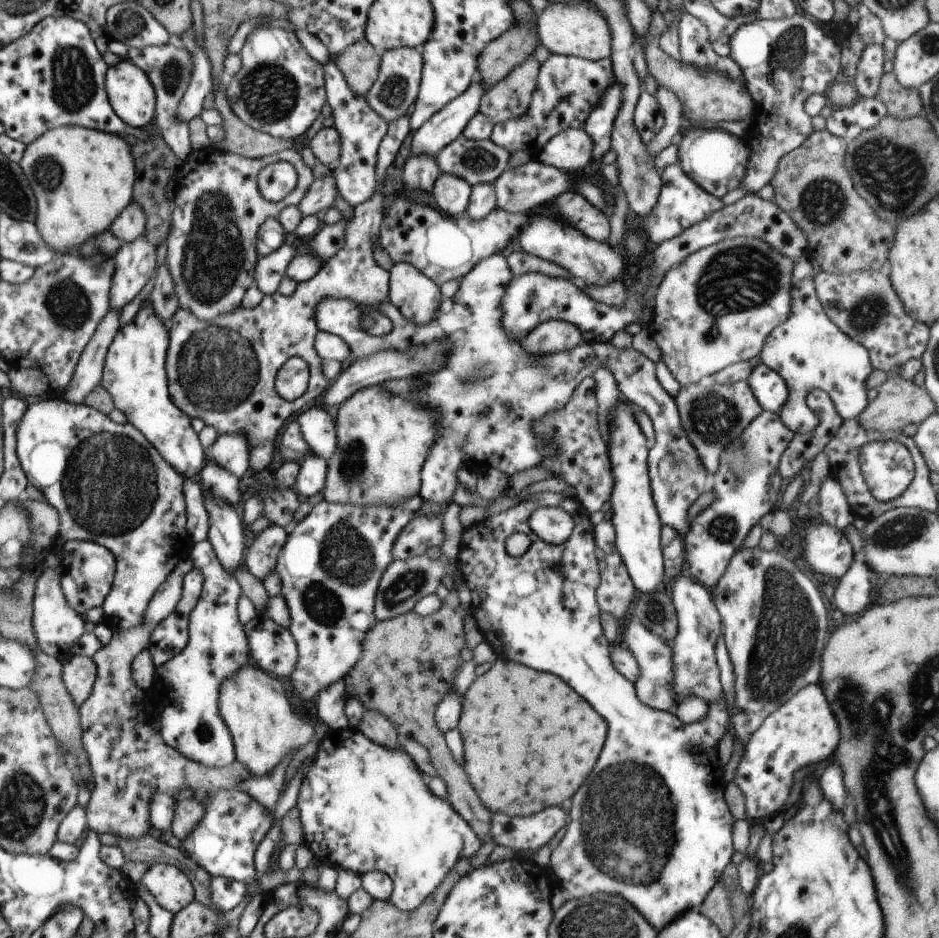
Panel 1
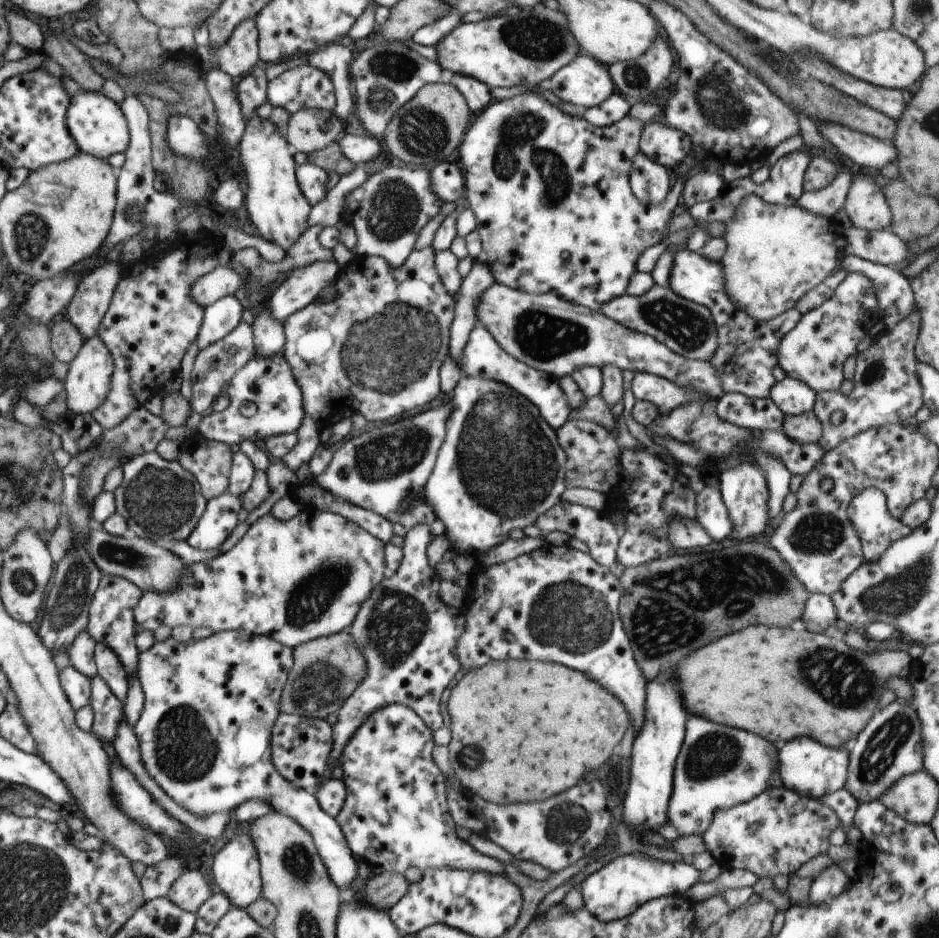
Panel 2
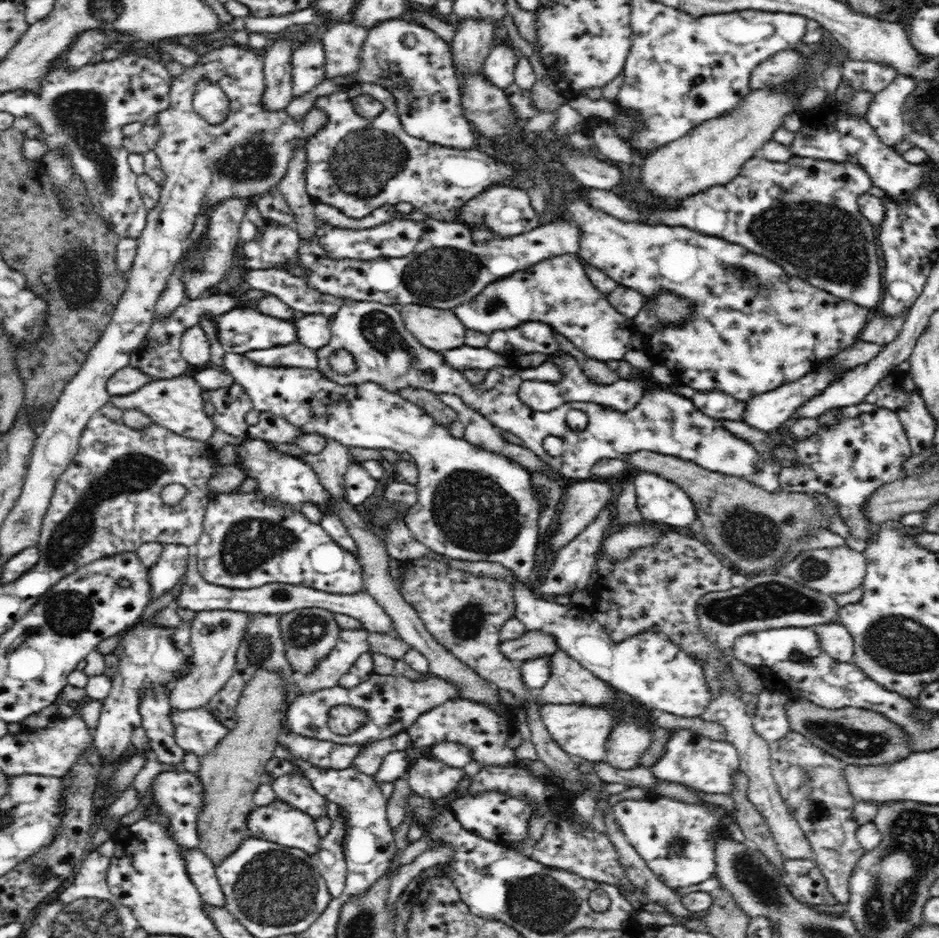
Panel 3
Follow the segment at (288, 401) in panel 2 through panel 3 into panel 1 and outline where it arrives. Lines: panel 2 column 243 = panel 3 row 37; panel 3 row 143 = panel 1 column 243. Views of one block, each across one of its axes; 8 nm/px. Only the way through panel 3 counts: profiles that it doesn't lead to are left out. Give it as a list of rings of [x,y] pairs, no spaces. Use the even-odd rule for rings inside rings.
[[[243,432],[217,435],[204,452],[204,464],[208,462],[221,466],[235,478],[242,478],[249,467],[249,444],[245,442]]]

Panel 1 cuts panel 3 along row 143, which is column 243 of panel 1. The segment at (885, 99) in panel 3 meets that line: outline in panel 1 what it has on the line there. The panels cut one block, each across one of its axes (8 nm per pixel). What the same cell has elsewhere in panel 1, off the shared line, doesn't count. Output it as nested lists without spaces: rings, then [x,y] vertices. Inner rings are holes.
[[[212,875],[209,880],[209,900],[217,912],[233,910],[248,892],[249,889],[246,886],[235,880]]]

